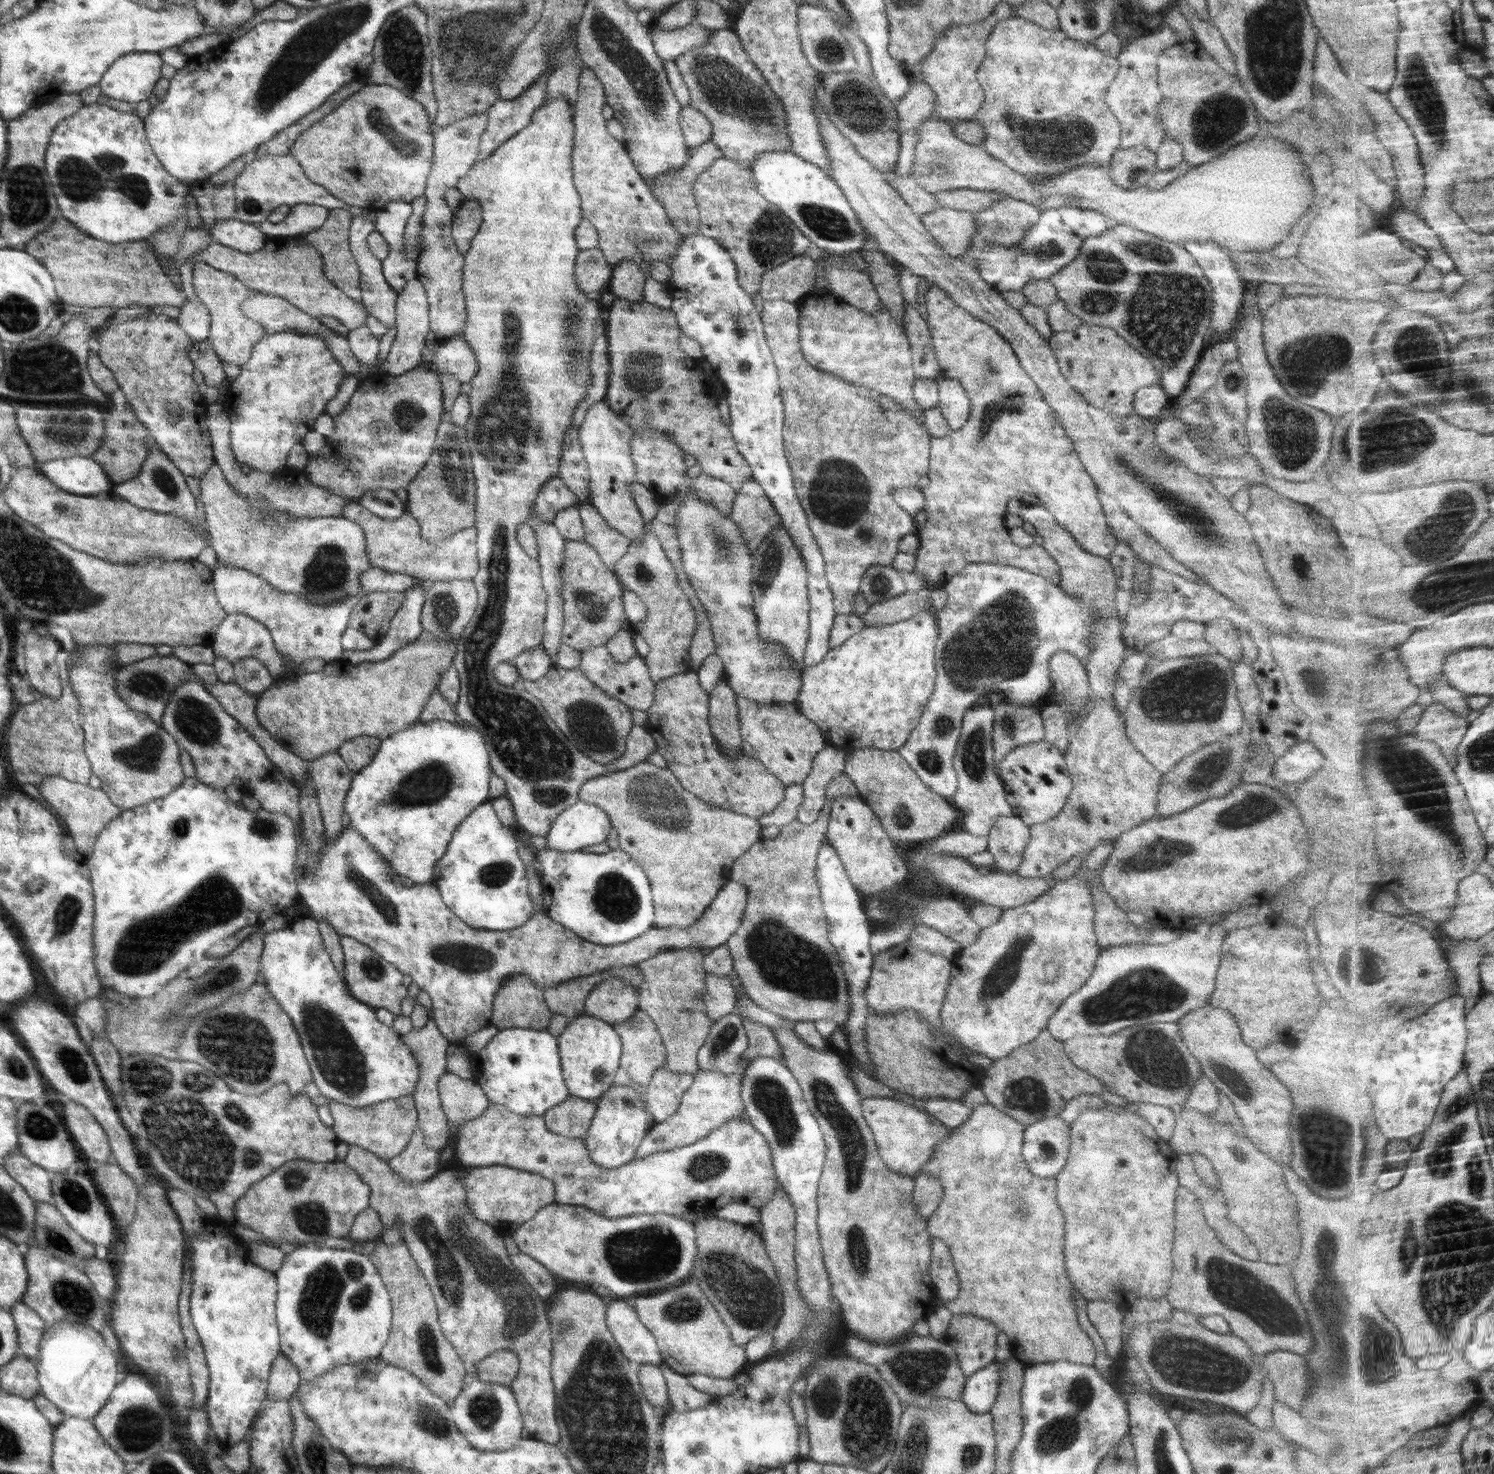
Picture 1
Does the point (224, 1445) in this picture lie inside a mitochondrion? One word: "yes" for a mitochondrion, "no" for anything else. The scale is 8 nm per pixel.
no

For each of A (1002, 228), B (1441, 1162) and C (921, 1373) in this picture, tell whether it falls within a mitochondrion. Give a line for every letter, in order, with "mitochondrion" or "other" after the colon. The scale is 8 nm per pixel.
A: mitochondrion
B: mitochondrion
C: mitochondrion

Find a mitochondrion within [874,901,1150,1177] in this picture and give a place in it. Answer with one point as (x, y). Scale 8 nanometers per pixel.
(1000, 978)

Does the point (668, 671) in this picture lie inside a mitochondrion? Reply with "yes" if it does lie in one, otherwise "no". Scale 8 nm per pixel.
no

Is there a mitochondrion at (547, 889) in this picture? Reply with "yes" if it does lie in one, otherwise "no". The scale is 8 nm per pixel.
no

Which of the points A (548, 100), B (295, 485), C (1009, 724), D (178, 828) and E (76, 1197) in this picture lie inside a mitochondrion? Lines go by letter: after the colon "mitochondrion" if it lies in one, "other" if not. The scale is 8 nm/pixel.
A: other
B: other
C: mitochondrion
D: mitochondrion
E: mitochondrion

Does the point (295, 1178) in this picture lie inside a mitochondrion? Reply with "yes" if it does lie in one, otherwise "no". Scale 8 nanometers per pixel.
yes

